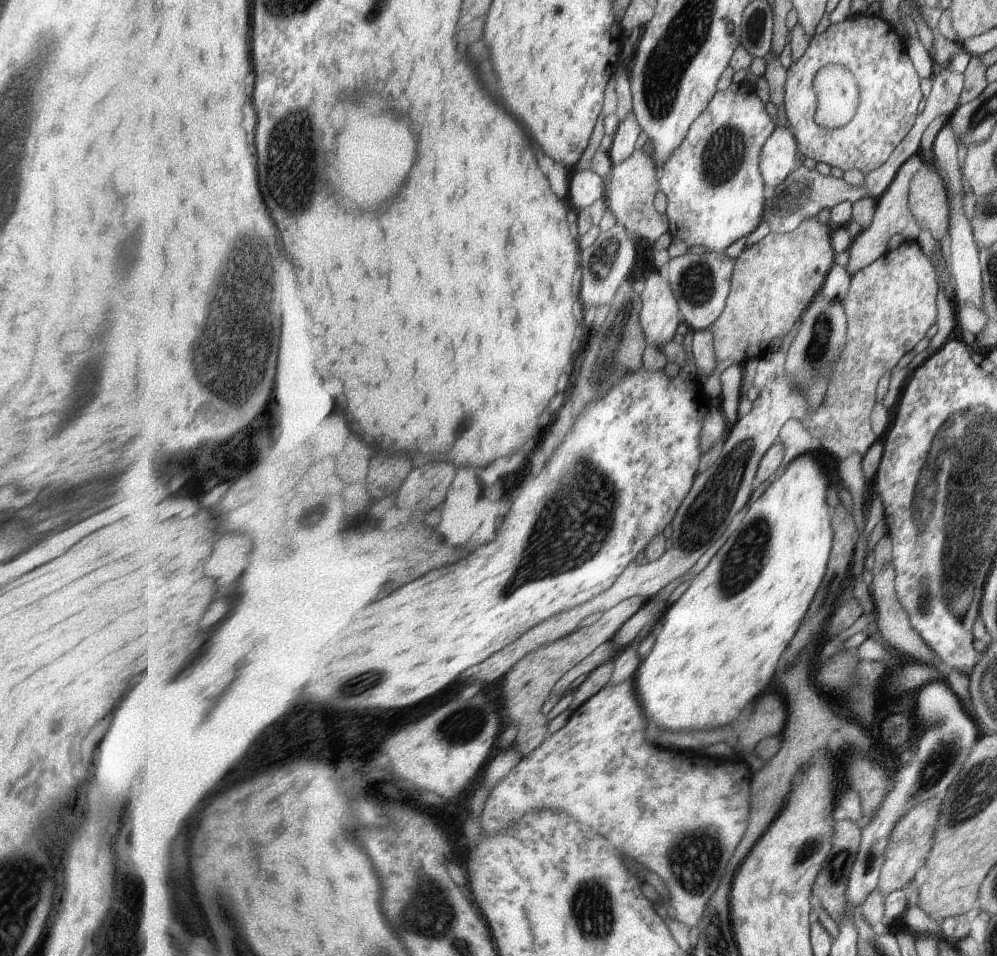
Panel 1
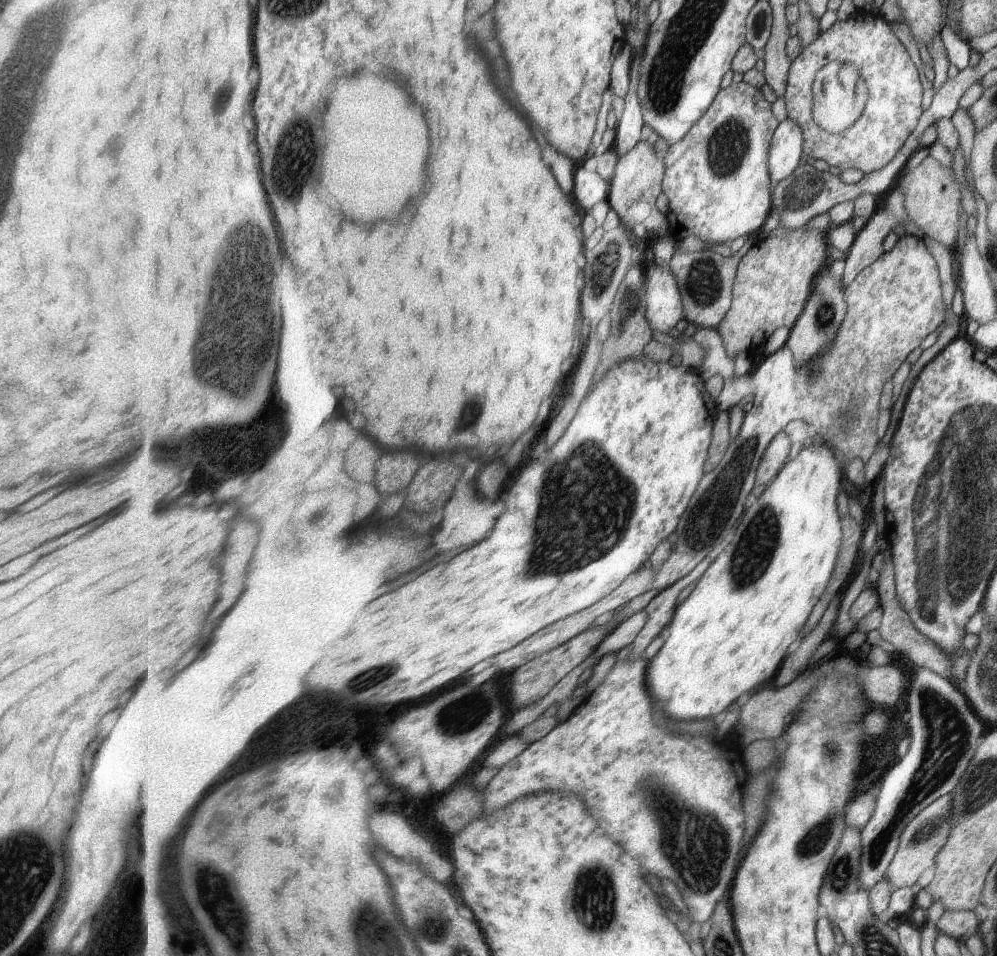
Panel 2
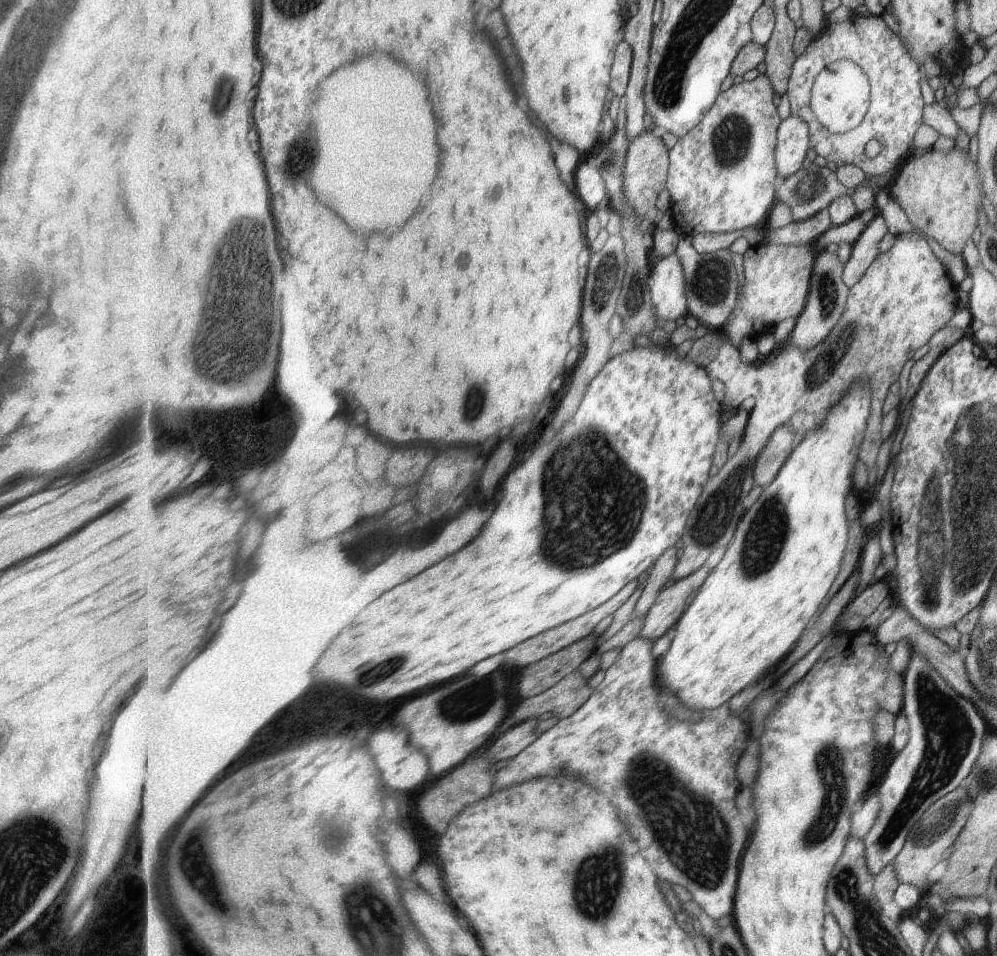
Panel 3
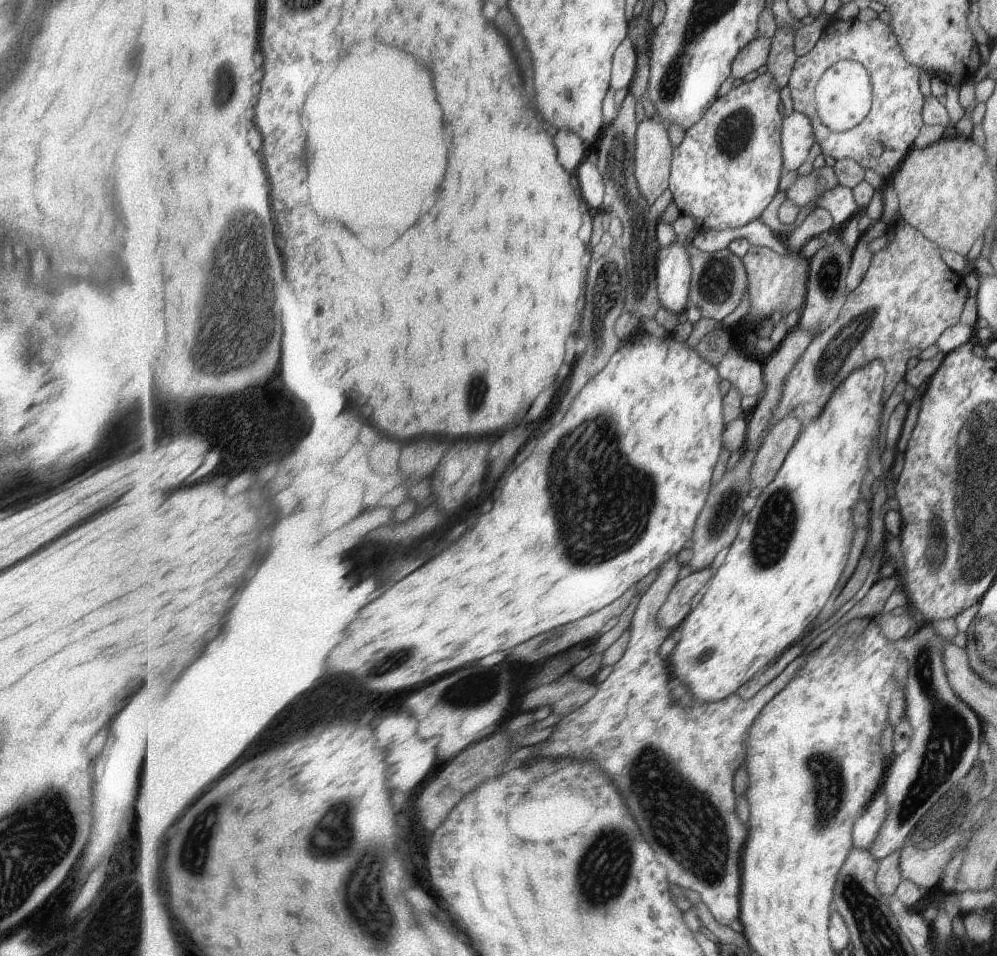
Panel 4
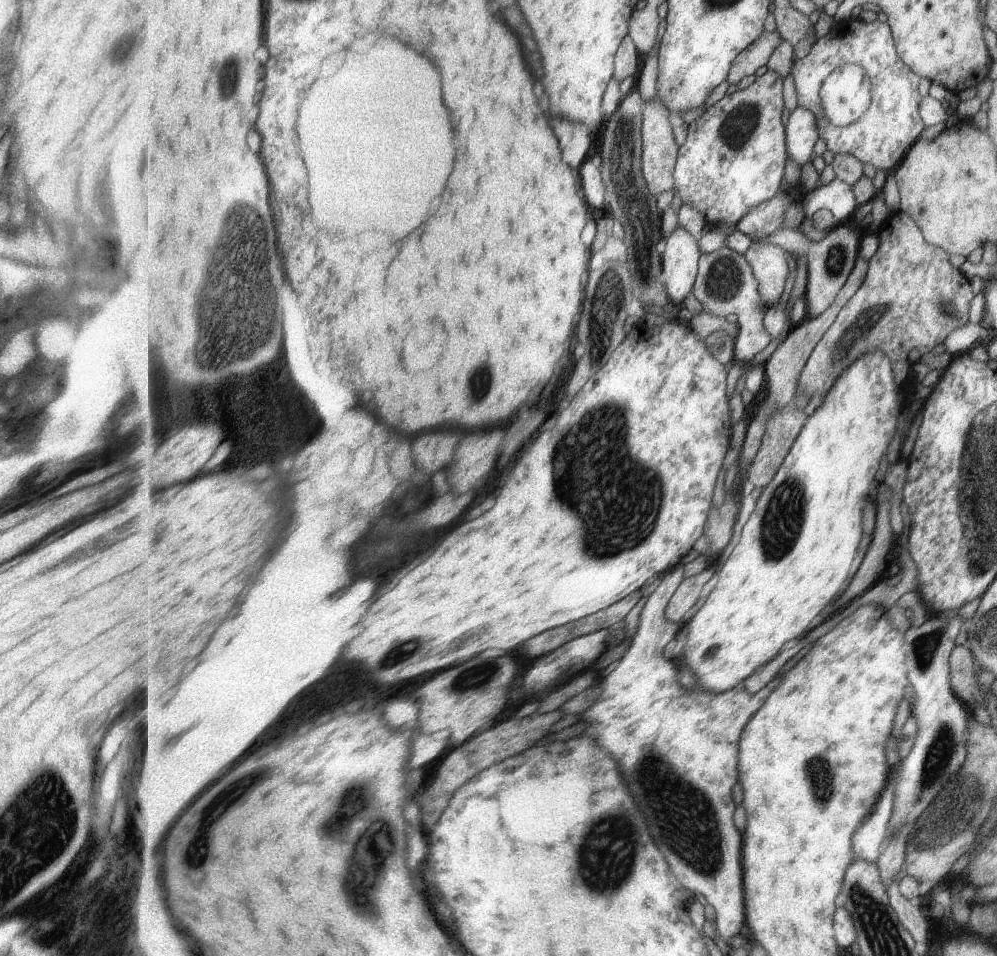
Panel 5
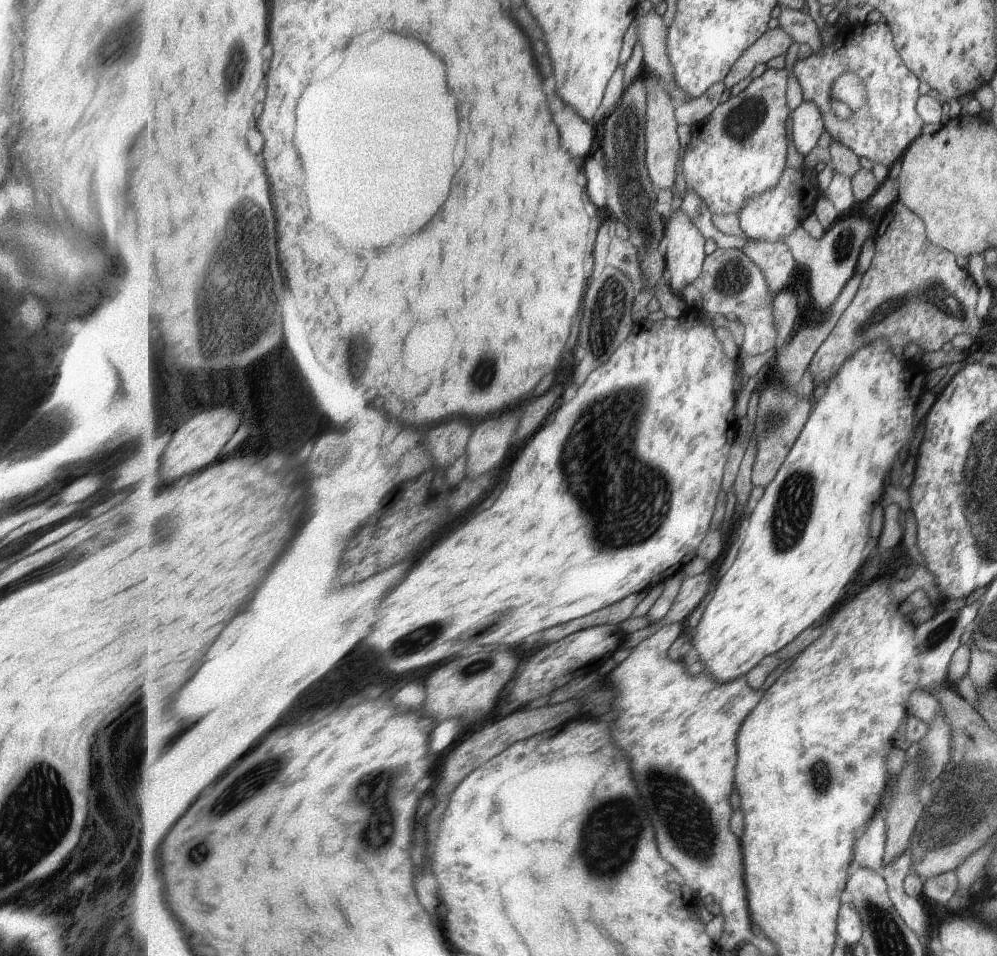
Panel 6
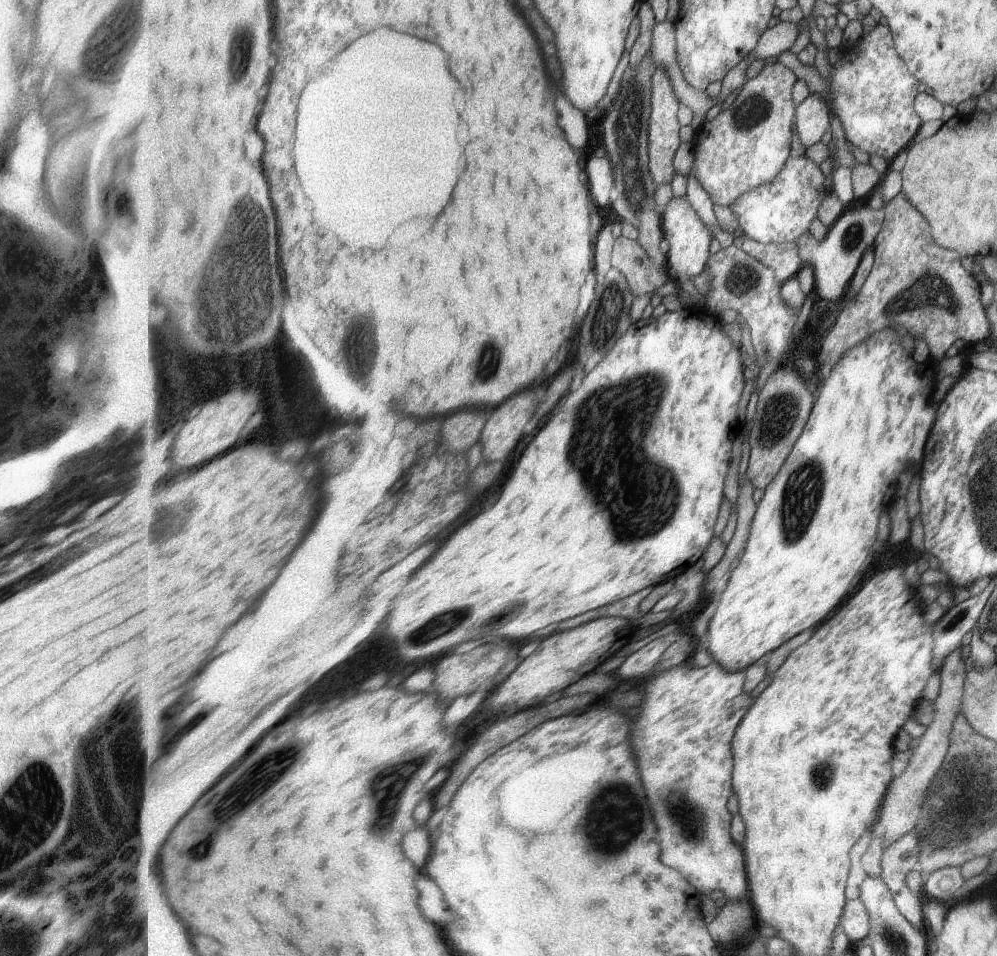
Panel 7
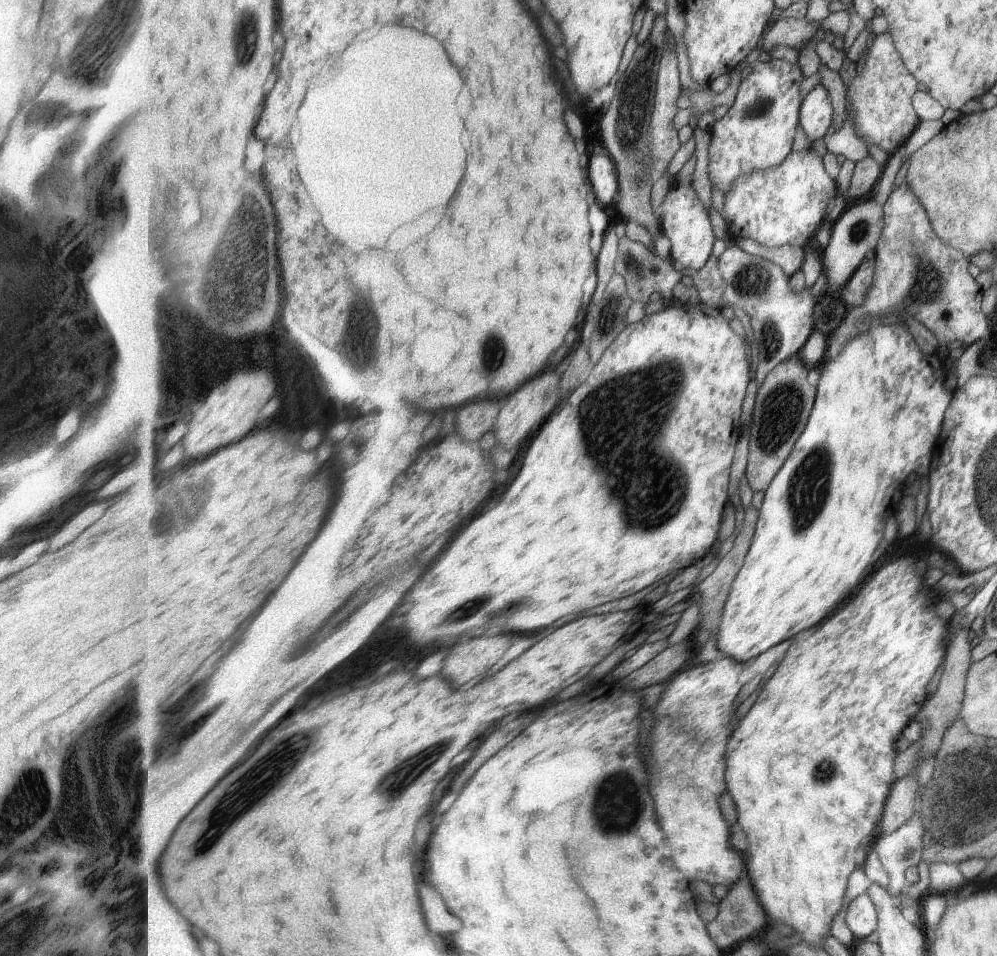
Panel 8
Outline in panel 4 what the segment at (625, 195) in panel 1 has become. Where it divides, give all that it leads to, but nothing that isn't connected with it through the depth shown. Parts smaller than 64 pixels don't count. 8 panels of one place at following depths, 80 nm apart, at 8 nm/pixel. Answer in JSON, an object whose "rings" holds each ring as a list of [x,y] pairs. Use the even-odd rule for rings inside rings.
{"rings":[[[659,114],[652,117],[646,117],[640,122],[636,134],[636,177],[643,196],[652,204],[657,202],[657,198],[670,188],[672,173],[672,162],[674,159],[674,150],[669,132],[667,132],[667,122],[661,120]]]}

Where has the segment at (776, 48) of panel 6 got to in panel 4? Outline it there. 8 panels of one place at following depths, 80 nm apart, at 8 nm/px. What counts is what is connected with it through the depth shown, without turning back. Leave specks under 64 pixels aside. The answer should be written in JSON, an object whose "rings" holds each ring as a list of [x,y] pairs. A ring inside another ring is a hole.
{"rings":[[[758,37],[752,40],[735,59],[732,64],[732,77],[745,78],[753,70],[759,70],[768,61],[773,38]]]}

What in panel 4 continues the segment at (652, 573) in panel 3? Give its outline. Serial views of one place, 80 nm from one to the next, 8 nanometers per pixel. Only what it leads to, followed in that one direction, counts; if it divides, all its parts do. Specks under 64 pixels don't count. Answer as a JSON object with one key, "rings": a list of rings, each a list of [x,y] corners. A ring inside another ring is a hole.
{"rings":[[[675,555],[670,558],[661,568],[659,568],[657,577],[653,584],[648,588],[648,591],[640,598],[640,602],[636,607],[634,615],[631,620],[631,631],[632,637],[627,649],[627,652],[623,655],[623,658],[615,664],[615,670],[600,684],[597,685],[598,691],[581,707],[563,716],[560,722],[555,726],[555,730],[549,736],[547,743],[542,746],[538,753],[534,753],[531,759],[542,759],[543,757],[555,757],[556,759],[562,759],[567,757],[568,759],[593,759],[594,762],[600,764],[600,770],[603,768],[605,774],[611,776],[611,780],[619,786],[619,790],[623,792],[623,796],[627,798],[645,838],[653,844],[653,848],[657,850],[661,862],[665,864],[667,868],[667,880],[669,884],[679,884],[679,886],[685,886],[685,888],[691,888],[695,892],[701,894],[703,898],[703,903],[711,910],[713,917],[717,920],[719,924],[727,925],[735,920],[740,920],[741,916],[741,903],[739,898],[741,896],[741,874],[742,874],[742,852],[744,850],[745,840],[747,840],[747,826],[739,820],[737,816],[737,802],[735,802],[735,774],[737,770],[741,768],[741,764],[745,762],[745,752],[747,752],[746,740],[749,736],[750,728],[753,727],[755,719],[761,714],[763,708],[766,707],[767,703],[775,698],[788,684],[795,678],[795,674],[799,672],[799,668],[809,660],[809,656],[815,652],[815,648],[807,648],[807,652],[803,652],[801,656],[798,656],[793,662],[790,662],[781,672],[779,672],[776,677],[761,688],[754,697],[749,700],[744,699],[739,693],[729,695],[726,699],[721,699],[715,702],[699,701],[695,700],[695,704],[687,705],[687,708],[681,708],[685,710],[681,716],[679,716],[679,708],[671,706],[675,704],[673,699],[672,684],[670,682],[671,678],[671,668],[669,668],[669,662],[666,661],[660,655],[660,648],[672,635],[673,629],[666,629],[665,627],[659,627],[658,623],[658,612],[661,610],[664,602],[669,598],[672,588],[680,581],[679,574],[683,570],[679,558]]]}

